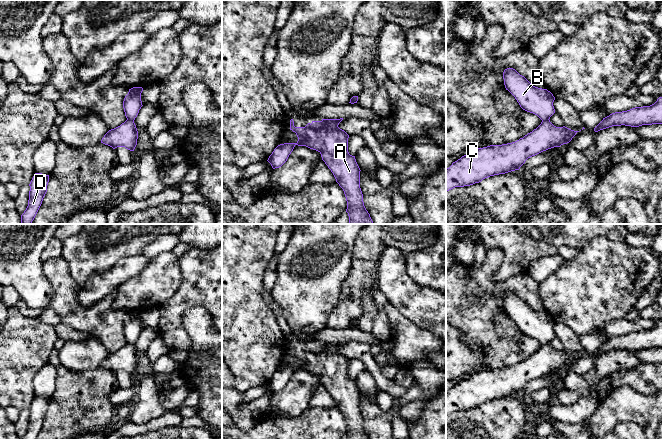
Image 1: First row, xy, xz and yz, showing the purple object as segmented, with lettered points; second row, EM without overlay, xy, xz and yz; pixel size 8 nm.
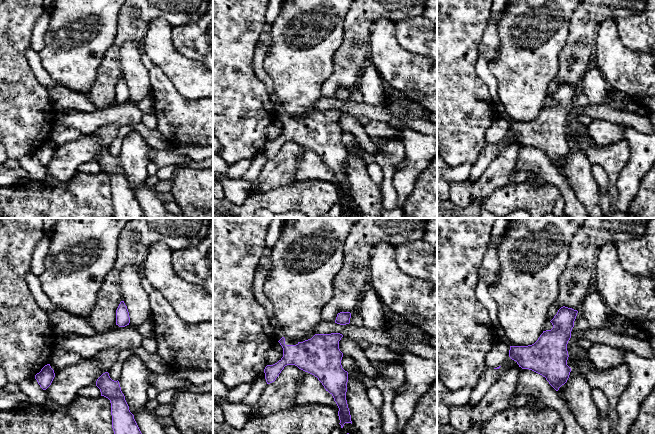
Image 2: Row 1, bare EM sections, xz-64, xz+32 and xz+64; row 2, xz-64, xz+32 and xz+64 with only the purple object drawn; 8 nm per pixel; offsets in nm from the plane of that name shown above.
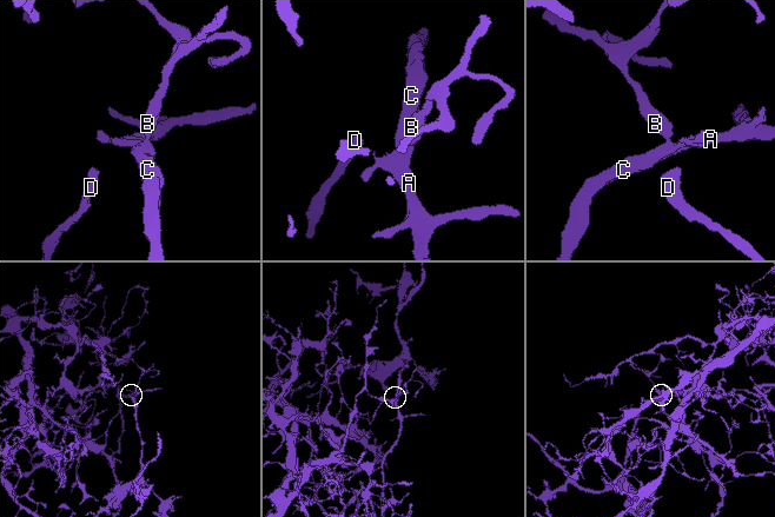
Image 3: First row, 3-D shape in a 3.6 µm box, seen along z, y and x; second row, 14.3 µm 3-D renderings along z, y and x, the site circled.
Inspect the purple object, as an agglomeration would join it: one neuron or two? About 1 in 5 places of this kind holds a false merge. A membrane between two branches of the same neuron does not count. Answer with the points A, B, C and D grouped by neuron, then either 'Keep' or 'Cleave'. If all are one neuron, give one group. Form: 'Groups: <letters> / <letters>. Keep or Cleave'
Groups: A C / B D. Cleave

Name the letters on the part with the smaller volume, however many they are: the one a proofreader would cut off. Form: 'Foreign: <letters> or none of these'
Foreign: A, C

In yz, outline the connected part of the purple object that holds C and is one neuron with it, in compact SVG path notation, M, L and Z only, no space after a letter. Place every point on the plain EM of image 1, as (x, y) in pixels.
M545 344L515 366L478 372L446 393L446 416L479 407L490 400L519 394L528 382L569 367L577 356L565 350L556 351L550 344Z

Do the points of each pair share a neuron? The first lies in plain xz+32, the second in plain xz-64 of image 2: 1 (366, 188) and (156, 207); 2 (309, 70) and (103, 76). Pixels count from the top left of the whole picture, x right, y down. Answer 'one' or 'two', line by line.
1: one
2: two

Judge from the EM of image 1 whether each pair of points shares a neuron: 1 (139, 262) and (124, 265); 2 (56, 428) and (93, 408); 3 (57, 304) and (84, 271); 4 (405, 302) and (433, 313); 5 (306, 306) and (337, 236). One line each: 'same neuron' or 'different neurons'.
1: same neuron
2: same neuron
3: different neurons
4: same neuron
5: same neuron

